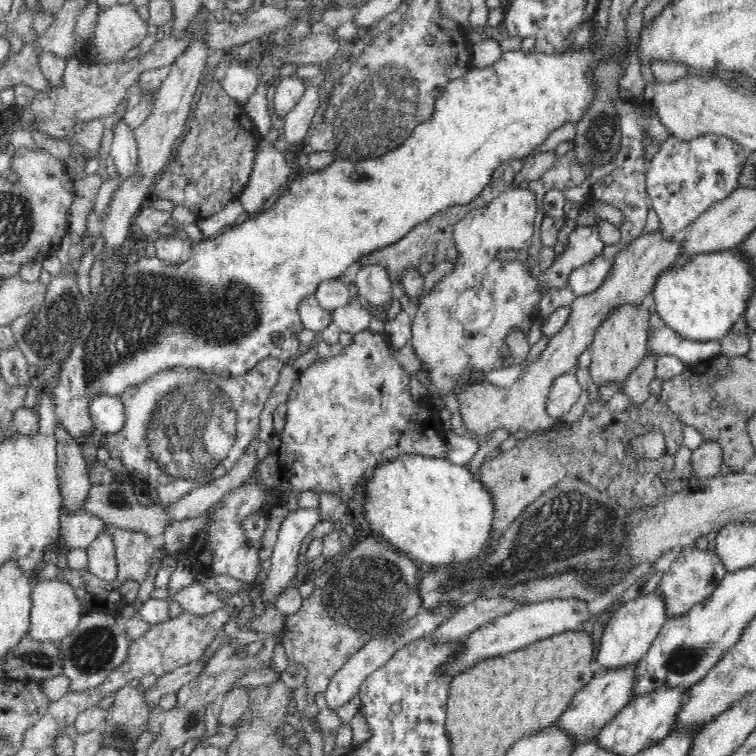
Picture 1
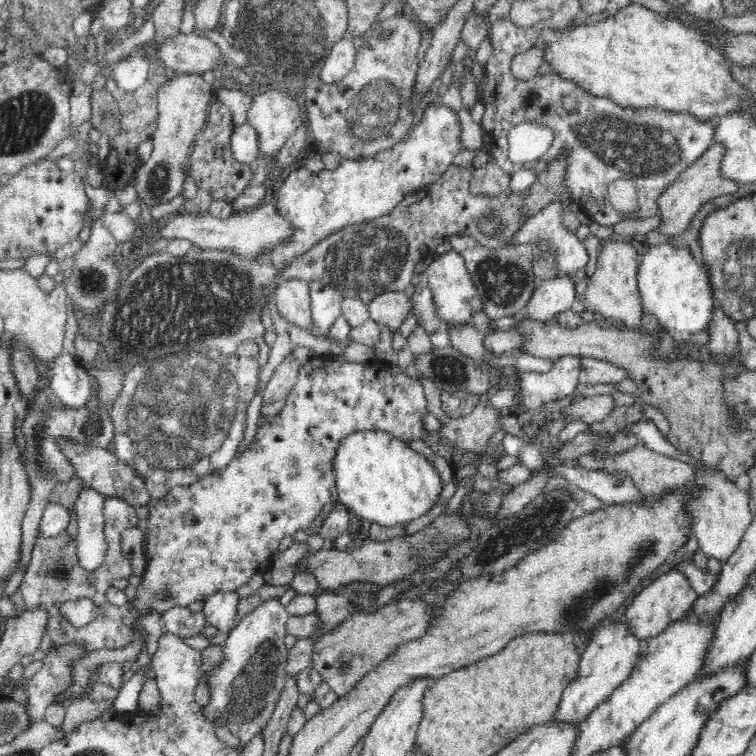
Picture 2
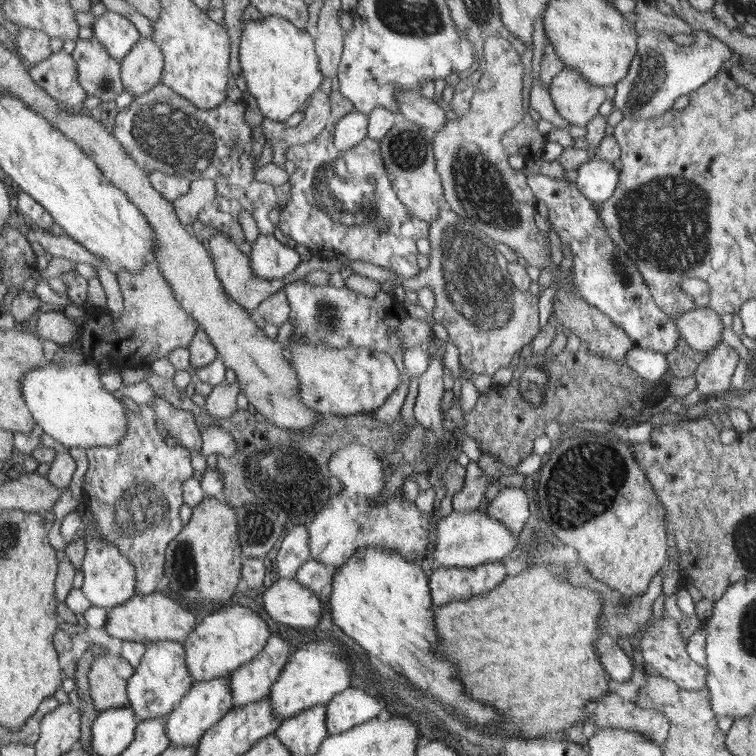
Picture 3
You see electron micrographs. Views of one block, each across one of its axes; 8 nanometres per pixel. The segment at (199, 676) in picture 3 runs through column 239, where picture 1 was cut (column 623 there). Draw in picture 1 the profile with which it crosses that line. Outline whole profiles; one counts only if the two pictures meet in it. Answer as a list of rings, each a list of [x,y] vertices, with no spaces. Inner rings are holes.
[[[656,590],[620,605],[614,614],[610,614],[600,638],[600,648],[598,648],[598,654],[596,654],[596,662],[603,666],[603,672],[637,664],[652,646],[652,641],[660,632],[660,628],[662,628],[667,618],[664,601],[658,596]]]

